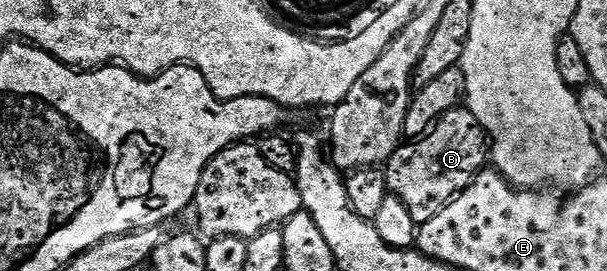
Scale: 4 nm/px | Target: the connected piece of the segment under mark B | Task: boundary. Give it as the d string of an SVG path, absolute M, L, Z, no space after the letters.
M467 109L447 113L428 135L406 142L384 164L385 180L389 193L403 205L417 224L431 221L456 195L461 195L467 185L487 163L487 136L479 121Z

